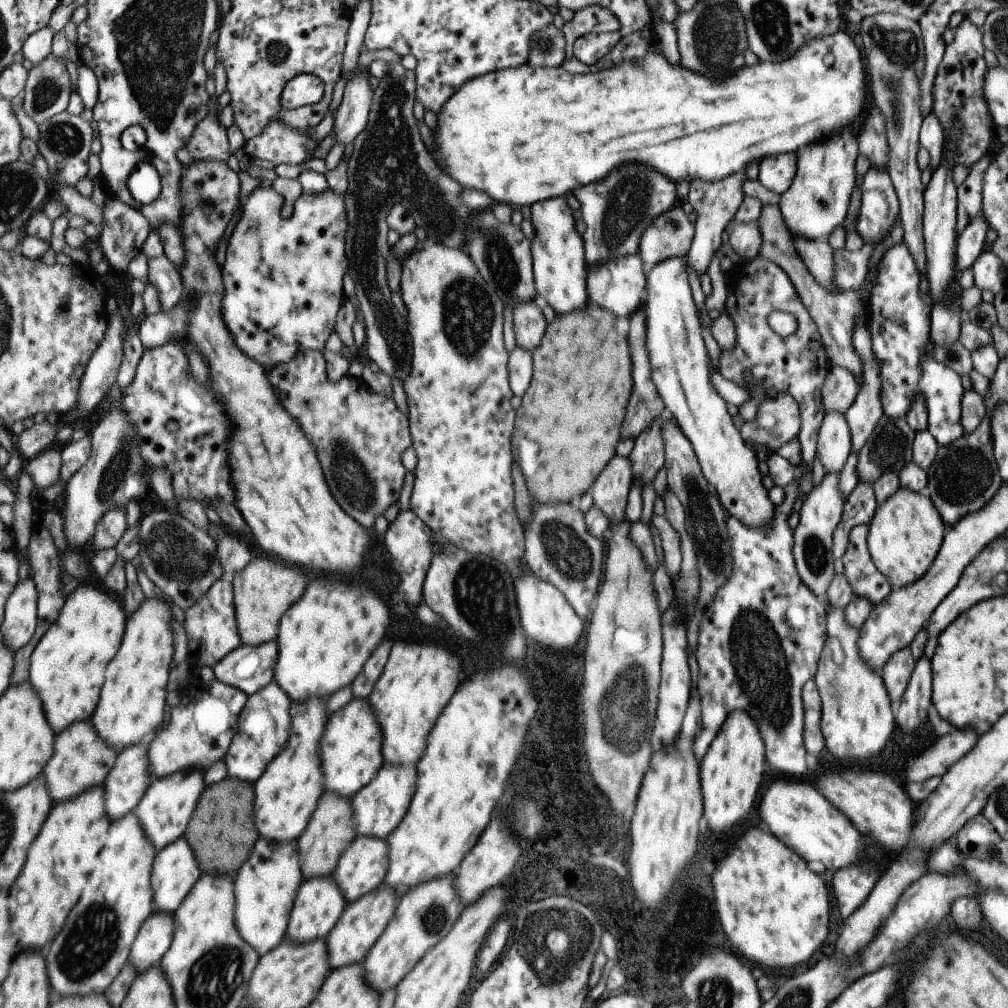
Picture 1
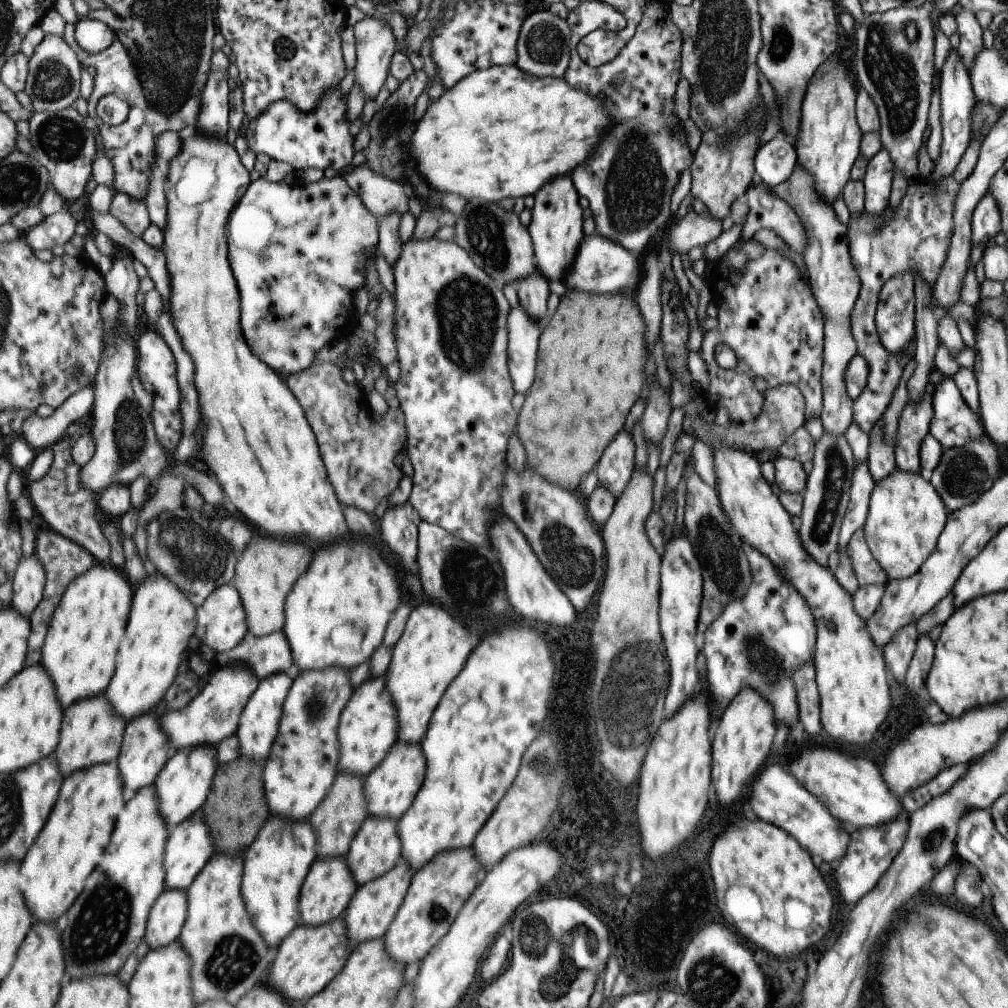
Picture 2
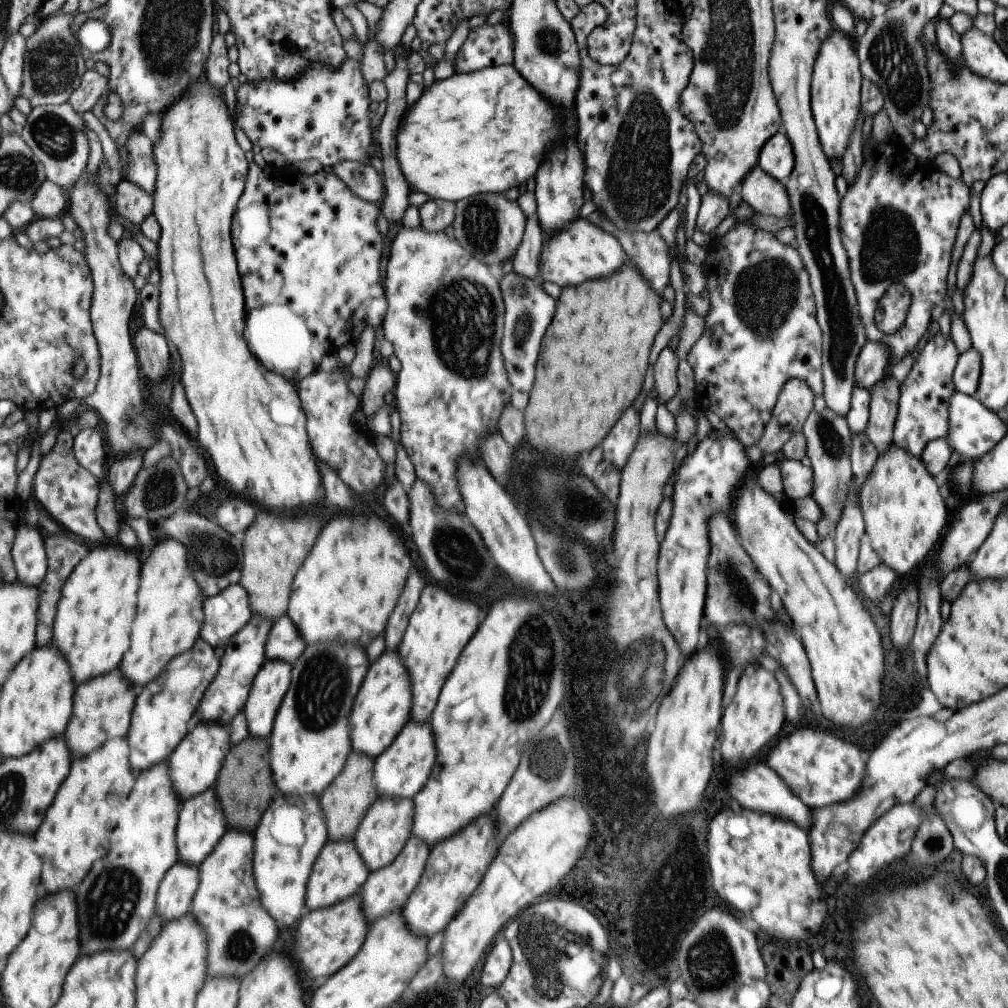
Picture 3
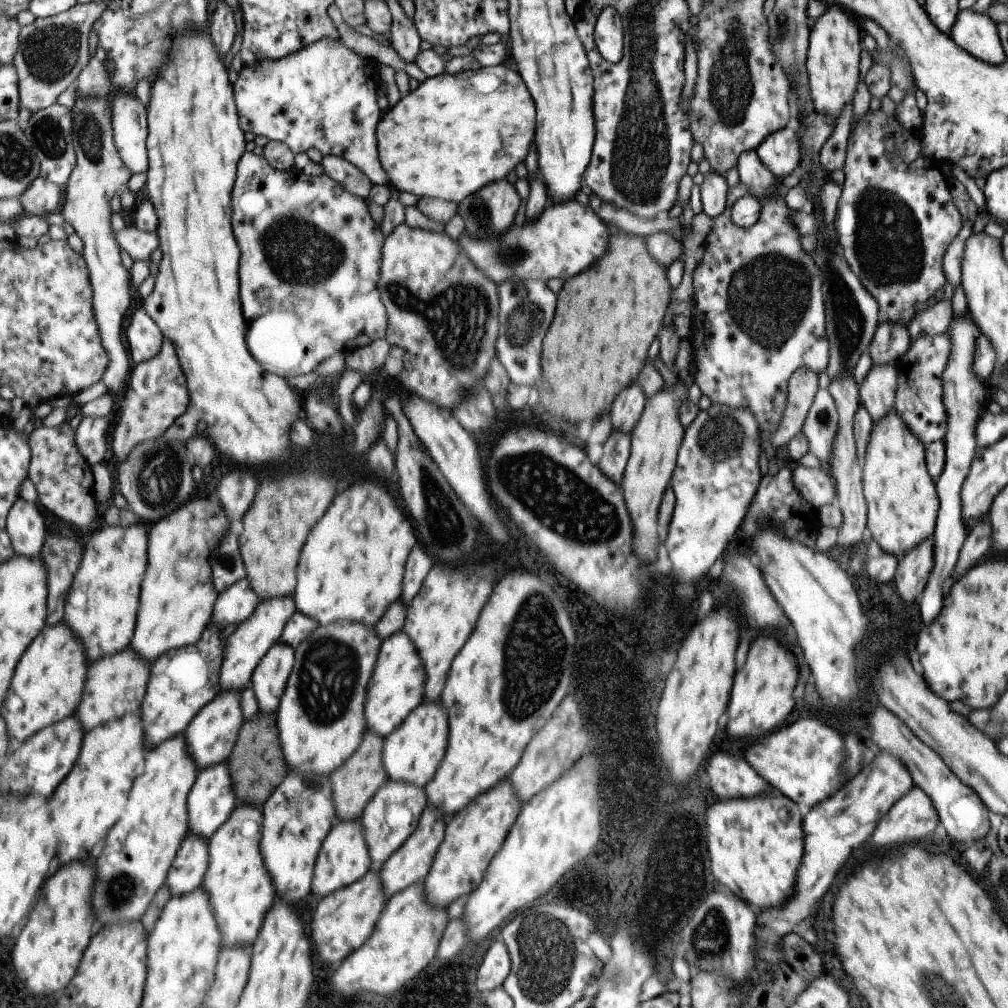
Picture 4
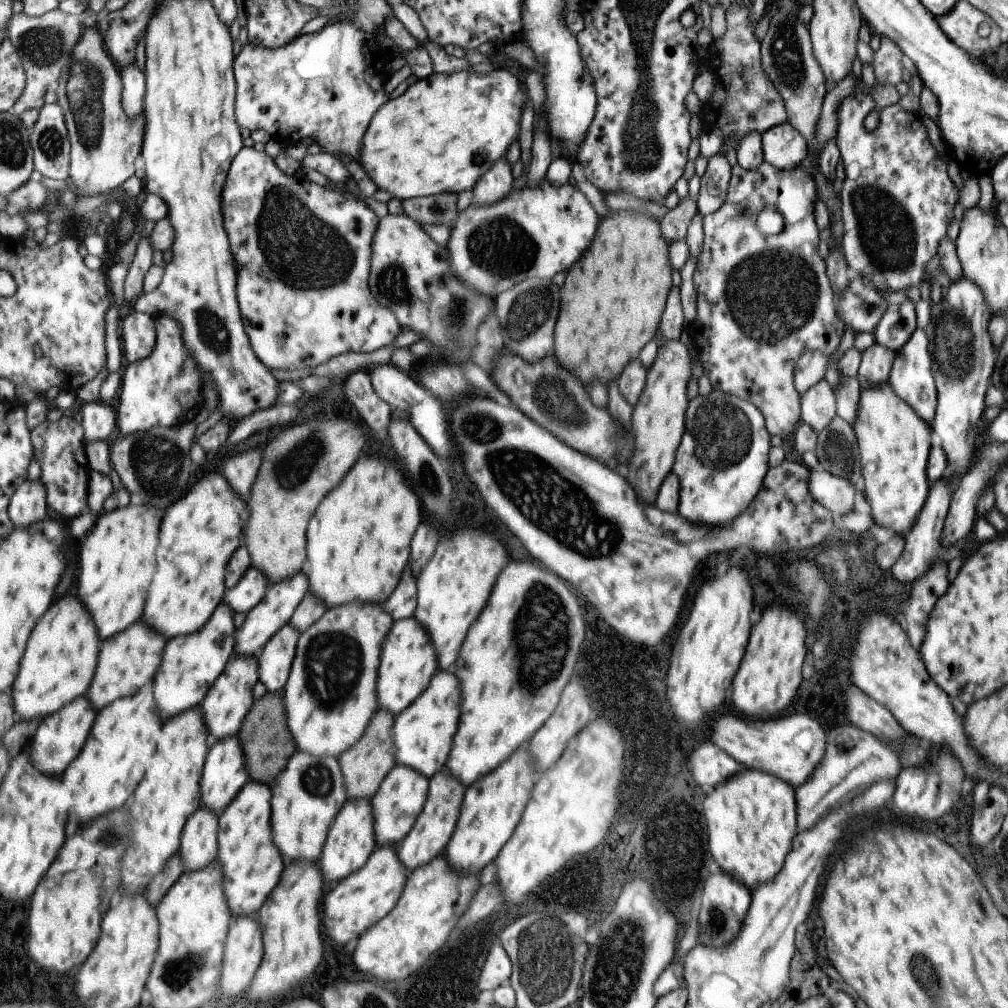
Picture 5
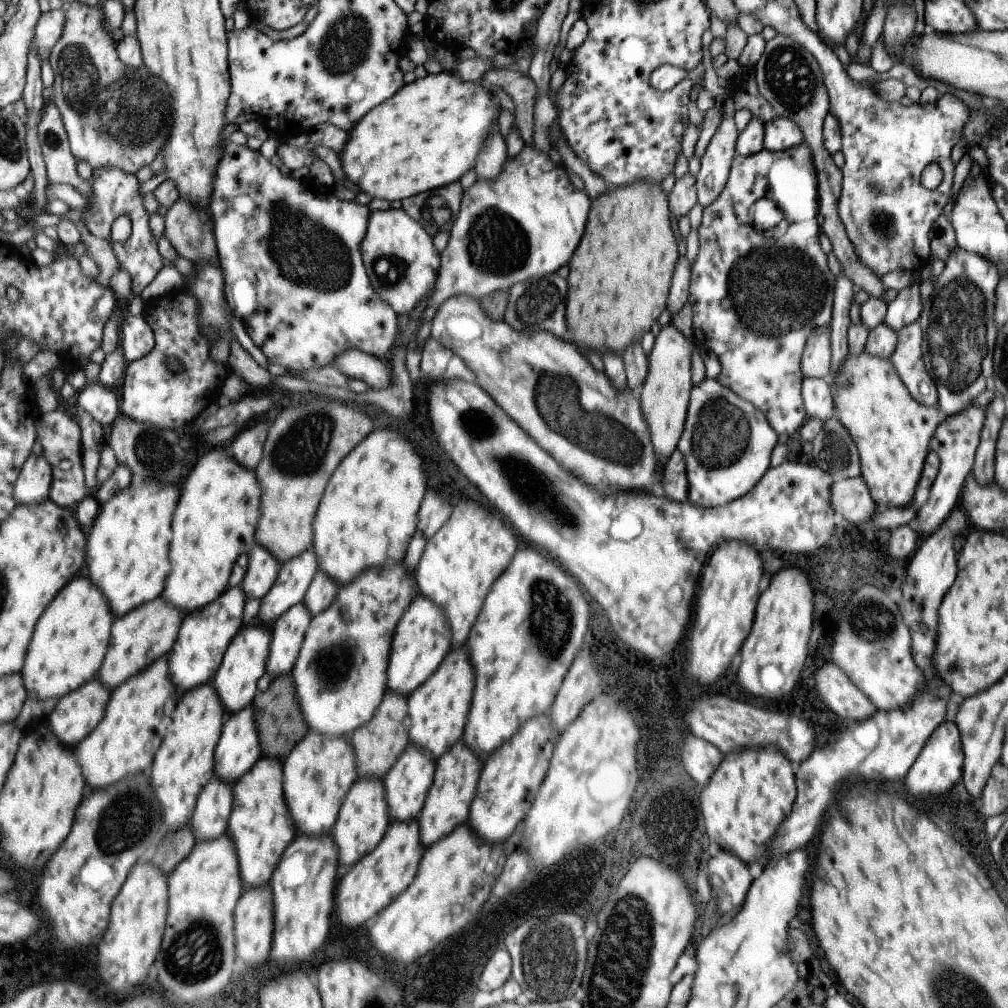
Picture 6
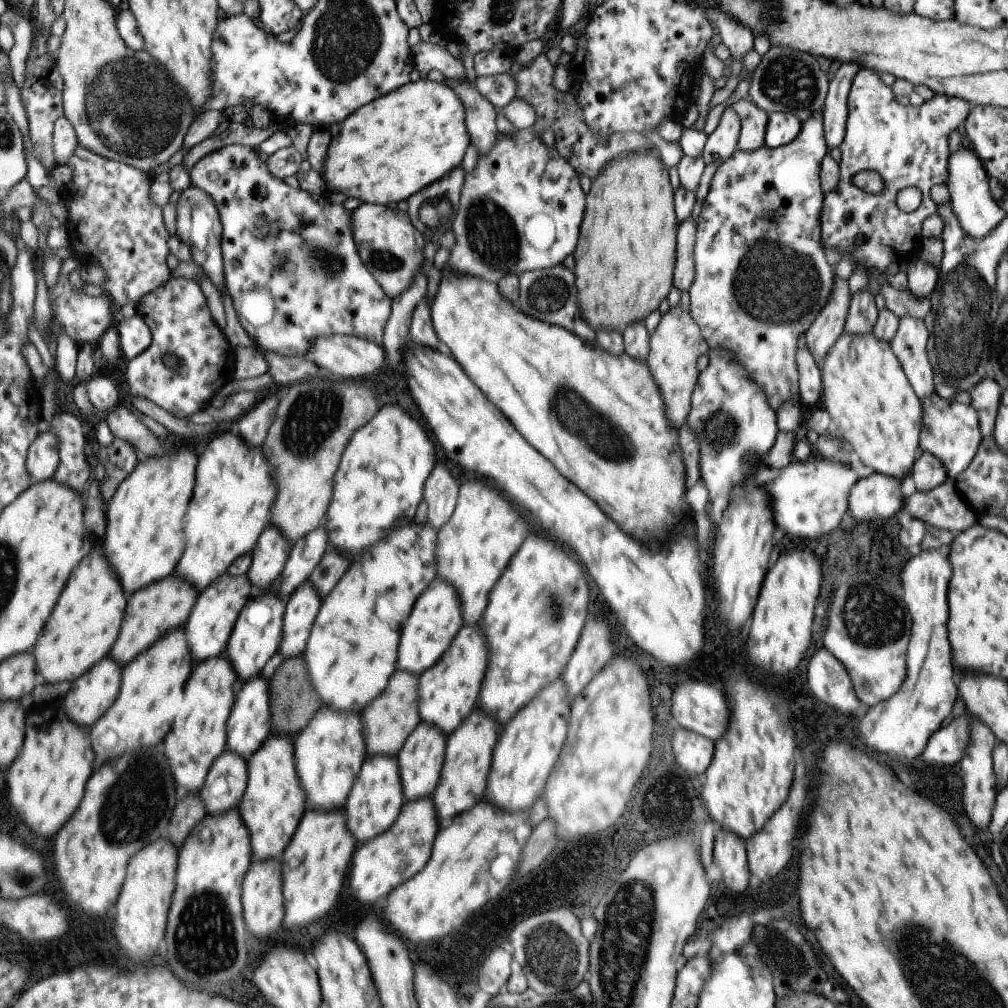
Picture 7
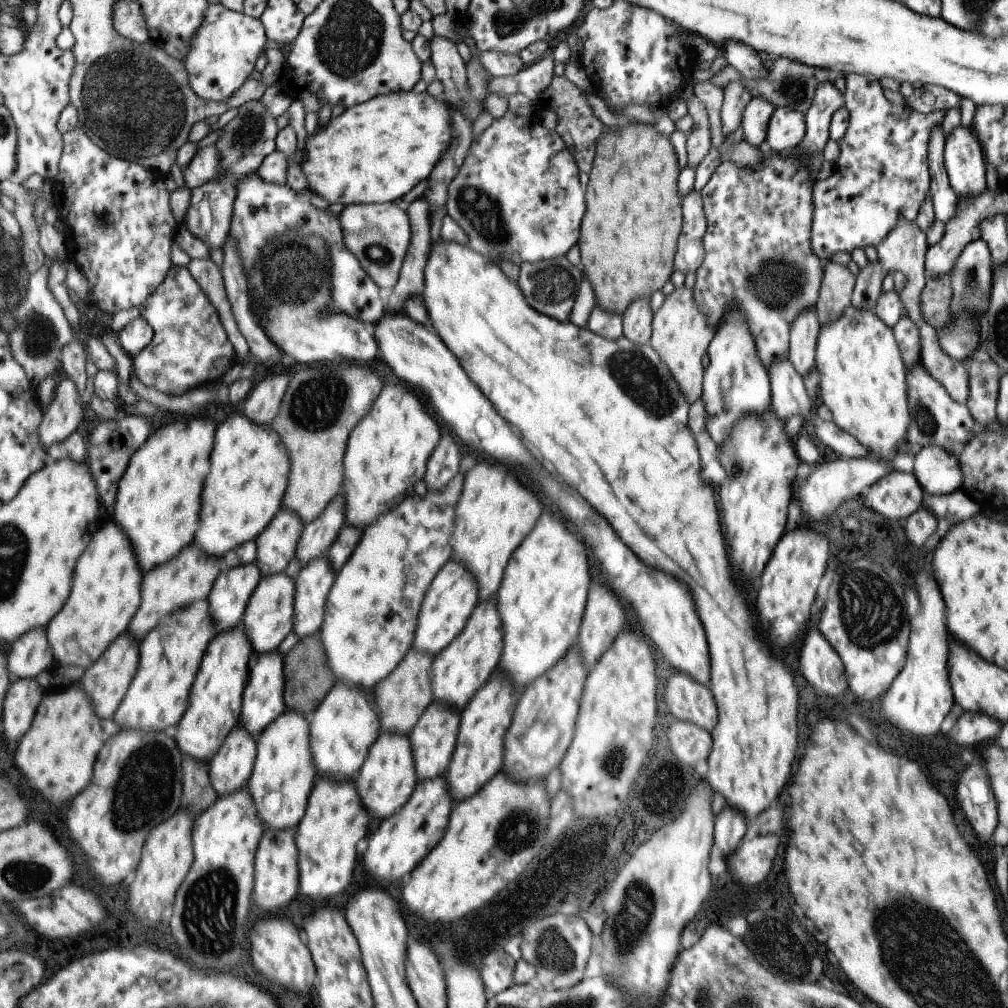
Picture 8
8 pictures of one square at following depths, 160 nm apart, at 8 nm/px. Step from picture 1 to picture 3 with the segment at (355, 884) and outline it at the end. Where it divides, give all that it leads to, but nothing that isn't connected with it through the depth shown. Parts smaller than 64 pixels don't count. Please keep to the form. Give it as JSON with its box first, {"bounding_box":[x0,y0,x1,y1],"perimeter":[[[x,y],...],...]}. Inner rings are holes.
{"bounding_box":[354,797,415,872],"perimeter":[[[380,797],[370,806],[363,818],[354,841],[370,872],[385,869],[405,848],[407,841],[414,832],[415,805],[411,799]]]}

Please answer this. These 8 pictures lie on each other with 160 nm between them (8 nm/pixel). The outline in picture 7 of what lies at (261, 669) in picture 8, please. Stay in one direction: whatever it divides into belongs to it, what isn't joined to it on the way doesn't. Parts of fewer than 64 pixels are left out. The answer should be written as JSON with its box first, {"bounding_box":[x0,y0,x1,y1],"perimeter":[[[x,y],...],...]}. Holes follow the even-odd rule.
{"bounding_box":[227,675,274,760],"perimeter":[[[262,675],[254,676],[242,683],[237,692],[234,710],[227,725],[228,748],[240,754],[245,760],[254,756],[261,749],[274,730],[271,708],[270,679]]]}

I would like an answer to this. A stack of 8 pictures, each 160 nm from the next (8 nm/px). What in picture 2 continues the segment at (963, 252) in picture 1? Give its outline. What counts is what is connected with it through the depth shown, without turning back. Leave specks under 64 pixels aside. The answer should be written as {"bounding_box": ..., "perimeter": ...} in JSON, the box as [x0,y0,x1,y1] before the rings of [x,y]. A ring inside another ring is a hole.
{"bounding_box":[970,192,1001,246],"perimeter":[[[987,192],[975,205],[970,220],[970,242],[988,246],[997,232],[1001,231],[1000,214],[996,200]]]}

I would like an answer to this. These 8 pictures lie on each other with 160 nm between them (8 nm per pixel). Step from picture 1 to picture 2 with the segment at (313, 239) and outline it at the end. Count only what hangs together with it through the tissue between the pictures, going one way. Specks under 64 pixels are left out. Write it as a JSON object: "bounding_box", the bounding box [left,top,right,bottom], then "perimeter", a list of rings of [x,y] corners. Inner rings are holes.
{"bounding_box":[231,176,380,378],"perimeter":[[[343,176],[332,178],[323,177],[321,180],[304,183],[300,182],[291,186],[285,181],[270,182],[267,178],[259,177],[251,183],[247,189],[246,196],[239,201],[237,208],[231,214],[231,268],[235,270],[241,298],[243,302],[243,334],[247,334],[247,342],[251,342],[251,350],[263,358],[273,370],[278,371],[283,378],[297,374],[309,368],[318,356],[321,349],[327,344],[337,340],[339,330],[343,328],[343,322],[351,314],[353,308],[353,294],[359,288],[367,286],[366,272],[372,257],[378,253],[380,243],[380,221],[379,218],[368,208],[365,200],[353,190],[352,186]]]}

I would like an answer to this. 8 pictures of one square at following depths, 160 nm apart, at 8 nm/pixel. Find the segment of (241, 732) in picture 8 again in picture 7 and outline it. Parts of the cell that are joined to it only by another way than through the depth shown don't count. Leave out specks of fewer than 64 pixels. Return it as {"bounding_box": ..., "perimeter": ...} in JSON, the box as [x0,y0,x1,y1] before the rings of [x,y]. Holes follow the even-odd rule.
{"bounding_box":[201,751,248,815],"perimeter":[[[235,751],[226,752],[215,761],[201,790],[209,815],[239,808],[248,787],[248,761]]]}

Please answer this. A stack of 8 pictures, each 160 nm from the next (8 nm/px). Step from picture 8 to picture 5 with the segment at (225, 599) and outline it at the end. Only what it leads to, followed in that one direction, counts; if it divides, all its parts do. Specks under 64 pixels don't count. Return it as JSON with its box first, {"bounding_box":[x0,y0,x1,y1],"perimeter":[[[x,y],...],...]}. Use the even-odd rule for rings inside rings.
{"bounding_box":[155,602,236,718],"perimeter":[[[221,602],[210,621],[197,633],[168,640],[162,665],[159,667],[155,700],[163,718],[173,718],[190,708],[199,707],[208,695],[209,689],[223,674],[227,663],[236,650],[235,611]]]}

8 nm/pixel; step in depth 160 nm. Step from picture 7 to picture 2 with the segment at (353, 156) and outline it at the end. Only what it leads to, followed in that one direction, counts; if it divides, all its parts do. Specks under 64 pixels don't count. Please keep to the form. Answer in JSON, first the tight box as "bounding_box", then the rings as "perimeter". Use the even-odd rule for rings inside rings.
{"bounding_box":[412,65,607,202],"perimeter":[[[493,65],[486,69],[481,69],[463,78],[453,88],[447,89],[433,102],[430,102],[426,113],[420,119],[419,126],[415,129],[415,136],[412,138],[412,146],[415,148],[415,160],[419,162],[417,168],[426,181],[441,194],[457,194],[467,201],[475,198],[485,198],[489,202],[499,202],[503,198],[521,198],[535,194],[543,184],[551,182],[559,174],[571,174],[581,162],[585,162],[595,148],[595,142],[599,136],[607,130],[607,114],[601,108],[601,100],[592,94],[587,94],[584,90],[571,86],[563,79],[553,77],[538,77],[524,71],[519,65]]]}

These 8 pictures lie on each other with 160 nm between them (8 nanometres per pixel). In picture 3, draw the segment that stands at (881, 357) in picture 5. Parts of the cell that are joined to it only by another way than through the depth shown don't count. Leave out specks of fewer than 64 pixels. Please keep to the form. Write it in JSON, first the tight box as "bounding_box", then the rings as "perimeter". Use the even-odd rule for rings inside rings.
{"bounding_box":[867,375,899,454],"perimeter":[[[888,375],[877,381],[869,390],[867,438],[881,454],[892,443],[892,428],[896,417],[899,384]]]}

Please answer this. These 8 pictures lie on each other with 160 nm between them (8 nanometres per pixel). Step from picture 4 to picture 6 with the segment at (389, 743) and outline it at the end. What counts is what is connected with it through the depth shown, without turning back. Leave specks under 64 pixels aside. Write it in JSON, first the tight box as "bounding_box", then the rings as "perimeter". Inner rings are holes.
{"bounding_box":[408,644,475,760],"perimeter":[[[467,644],[452,649],[433,676],[408,698],[408,711],[412,720],[410,742],[423,747],[435,760],[464,738],[467,716],[475,692],[475,668],[469,660]]]}

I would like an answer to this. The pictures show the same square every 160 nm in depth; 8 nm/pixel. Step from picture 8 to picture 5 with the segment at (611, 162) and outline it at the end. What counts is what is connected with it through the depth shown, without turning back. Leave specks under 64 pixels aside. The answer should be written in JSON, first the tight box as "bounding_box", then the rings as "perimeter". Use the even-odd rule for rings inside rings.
{"bounding_box":[555,211,671,384],"perimeter":[[[609,211],[599,226],[599,238],[595,246],[575,262],[569,270],[563,286],[563,310],[557,326],[555,352],[565,368],[581,378],[583,384],[591,384],[595,378],[609,380],[621,372],[621,368],[637,358],[645,342],[649,342],[657,330],[666,296],[671,286],[671,265],[668,244],[662,237],[659,218],[637,211]]]}

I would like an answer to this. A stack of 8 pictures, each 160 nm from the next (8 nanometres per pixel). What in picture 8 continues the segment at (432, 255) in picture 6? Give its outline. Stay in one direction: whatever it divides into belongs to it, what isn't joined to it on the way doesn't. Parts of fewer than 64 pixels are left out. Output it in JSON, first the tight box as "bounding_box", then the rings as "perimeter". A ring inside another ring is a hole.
{"bounding_box":[339,201,413,288],"perimeter":[[[395,201],[346,206],[339,214],[345,232],[346,245],[360,260],[367,274],[380,287],[395,288],[401,277],[403,261],[406,260],[413,238],[413,228],[407,210],[399,208]]]}

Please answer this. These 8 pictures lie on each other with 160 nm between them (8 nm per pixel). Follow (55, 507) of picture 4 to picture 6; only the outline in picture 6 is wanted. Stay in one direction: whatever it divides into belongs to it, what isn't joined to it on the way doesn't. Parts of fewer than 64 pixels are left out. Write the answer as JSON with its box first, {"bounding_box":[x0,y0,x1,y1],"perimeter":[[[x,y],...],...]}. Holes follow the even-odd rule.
{"bounding_box":[38,410,91,509],"perimeter":[[[54,410],[41,415],[38,426],[40,442],[43,446],[43,455],[51,463],[53,469],[53,482],[50,498],[59,506],[73,509],[89,494],[91,490],[86,483],[85,469],[83,468],[83,455],[85,448],[82,442],[82,428],[79,420],[71,418],[65,410]]]}

